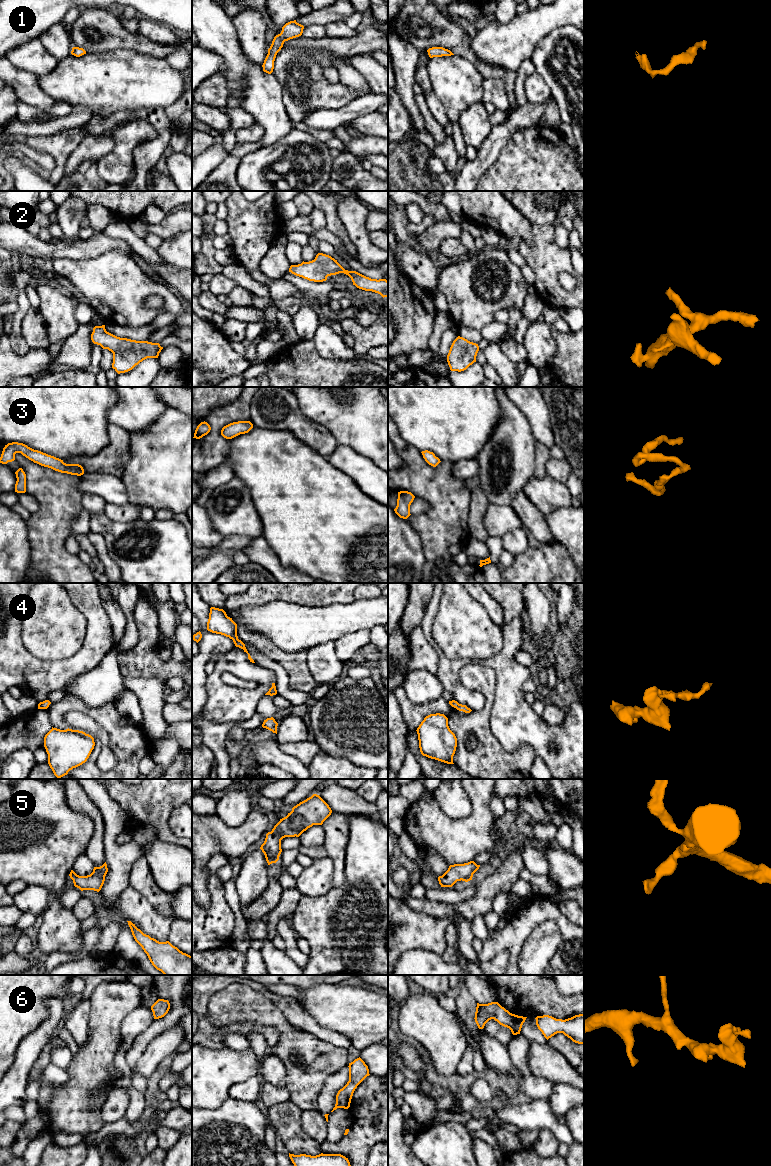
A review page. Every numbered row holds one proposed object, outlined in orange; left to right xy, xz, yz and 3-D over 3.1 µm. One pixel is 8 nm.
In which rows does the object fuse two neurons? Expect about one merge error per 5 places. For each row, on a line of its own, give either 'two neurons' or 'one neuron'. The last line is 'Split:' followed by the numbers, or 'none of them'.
1: one neuron
2: one neuron
3: one neuron
4: one neuron
5: one neuron
6: one neuron
Split: none of them

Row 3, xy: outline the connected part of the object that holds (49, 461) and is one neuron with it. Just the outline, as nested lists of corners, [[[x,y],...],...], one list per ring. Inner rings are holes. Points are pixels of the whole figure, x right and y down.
[[[12,442],[5,445],[0,457],[0,463],[7,464],[8,462],[14,461],[16,453],[21,453],[23,456],[33,461],[34,463],[51,468],[61,473],[77,476],[84,474],[84,469],[79,464],[66,464],[59,458],[38,450],[34,450],[25,444],[18,442]]]

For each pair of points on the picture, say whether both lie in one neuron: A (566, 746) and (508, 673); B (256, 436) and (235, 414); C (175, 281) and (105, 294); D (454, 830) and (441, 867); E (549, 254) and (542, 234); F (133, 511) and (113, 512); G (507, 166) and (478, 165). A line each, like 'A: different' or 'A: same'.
A: same
B: different
C: different
D: different
E: same
F: same
G: different

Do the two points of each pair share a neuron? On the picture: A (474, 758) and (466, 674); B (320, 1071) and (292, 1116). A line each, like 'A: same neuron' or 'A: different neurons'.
A: same neuron
B: different neurons

